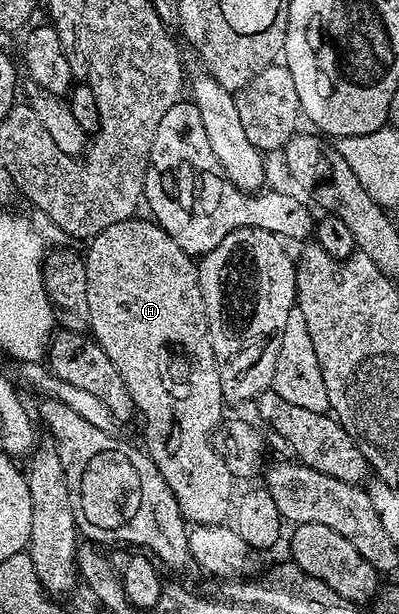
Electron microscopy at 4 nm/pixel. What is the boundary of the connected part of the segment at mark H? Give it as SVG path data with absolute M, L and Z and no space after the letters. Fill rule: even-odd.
M140 217L128 218L125 221L118 221L103 229L97 237L90 239L87 254L84 255L84 266L86 268L86 295L89 301L90 320L88 327L94 341L102 348L107 356L118 368L119 374L125 380L126 387L129 388L131 399L134 400L136 413L143 418L143 434L145 436L145 452L150 455L157 472L169 484L173 496L177 500L179 510L183 513L184 519L188 523L196 526L221 526L224 525L233 514L233 507L237 502L235 490L235 478L229 472L229 465L219 454L214 444L214 435L222 425L224 416L223 409L223 389L221 388L220 373L217 372L216 357L213 355L212 340L209 336L208 318L205 312L204 297L201 296L199 270L196 261L184 252L167 230L163 230L158 223Z

